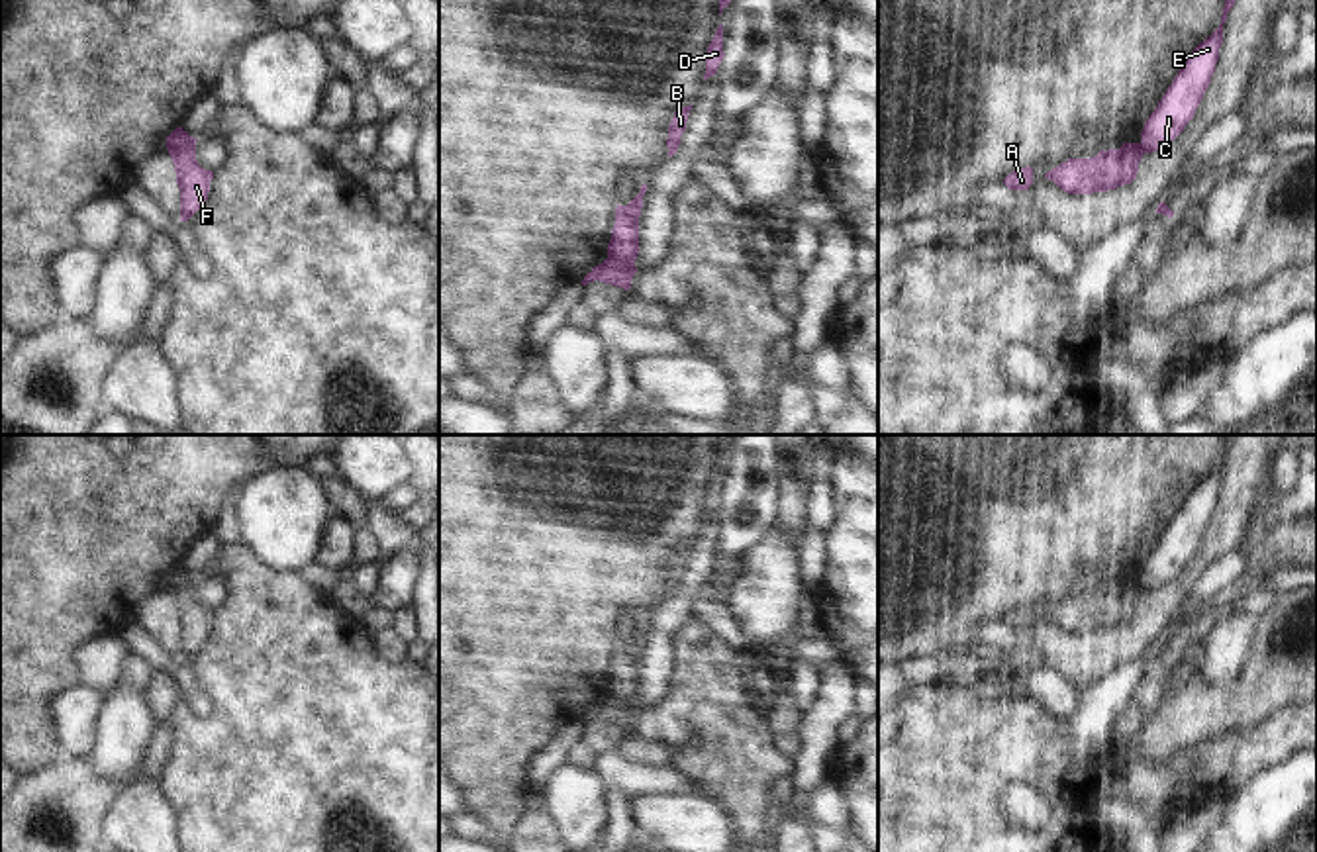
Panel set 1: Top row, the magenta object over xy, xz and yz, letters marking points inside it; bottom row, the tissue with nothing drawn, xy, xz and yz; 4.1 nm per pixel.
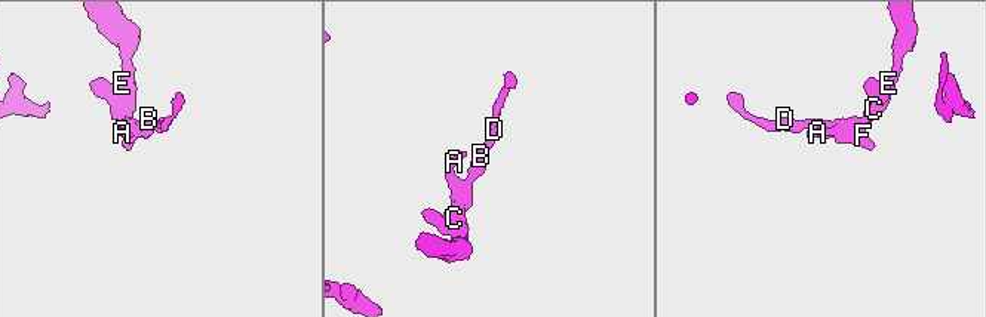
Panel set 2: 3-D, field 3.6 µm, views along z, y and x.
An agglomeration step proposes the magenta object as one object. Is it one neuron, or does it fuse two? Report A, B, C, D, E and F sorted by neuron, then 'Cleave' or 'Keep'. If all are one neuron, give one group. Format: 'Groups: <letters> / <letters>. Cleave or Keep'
Groups: A B D F / C E. Cleave

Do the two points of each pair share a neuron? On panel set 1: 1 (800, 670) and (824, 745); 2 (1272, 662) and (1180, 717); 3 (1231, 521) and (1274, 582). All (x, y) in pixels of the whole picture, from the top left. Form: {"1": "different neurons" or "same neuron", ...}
{"1": "different neurons", "2": "same neuron", "3": "different neurons"}

